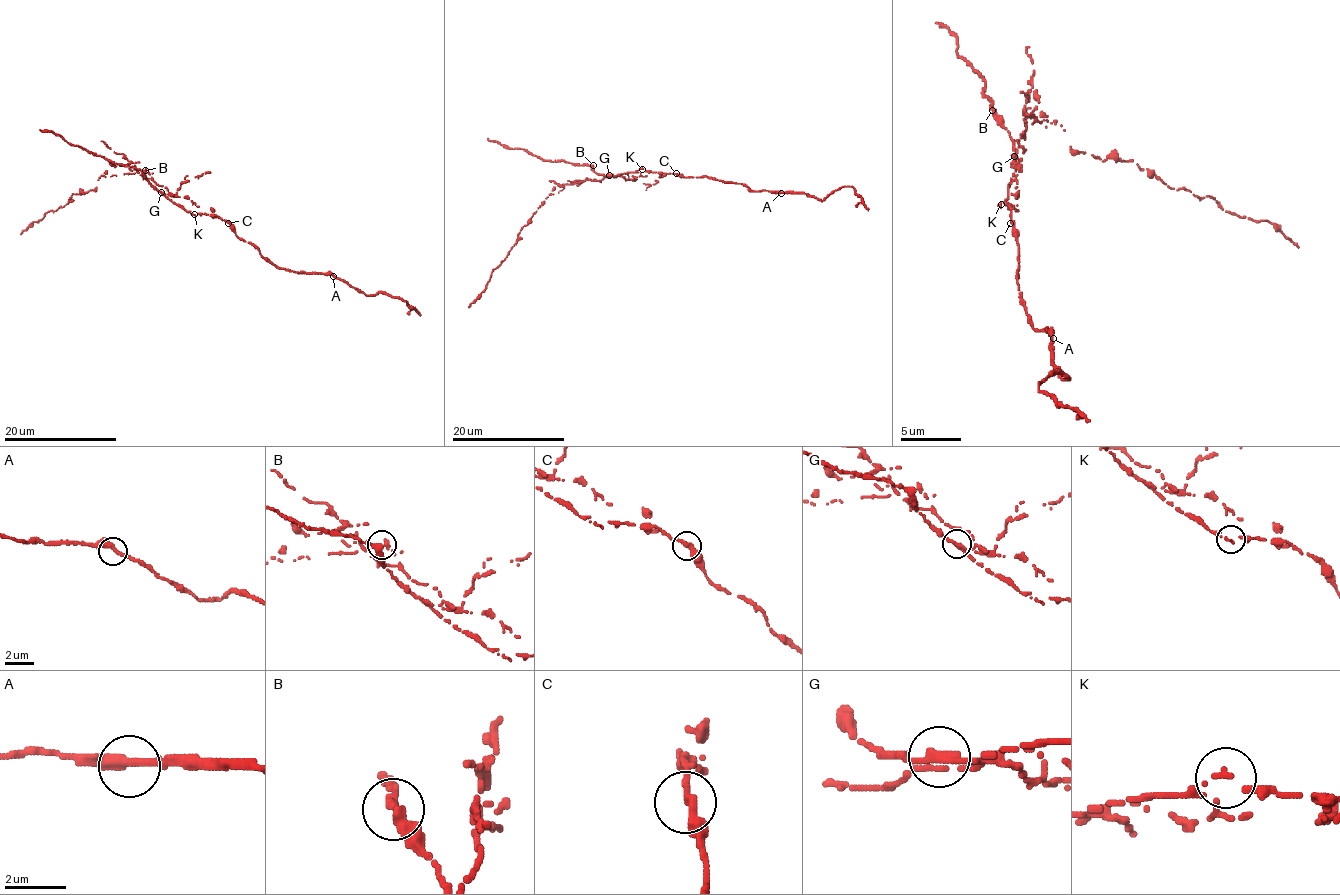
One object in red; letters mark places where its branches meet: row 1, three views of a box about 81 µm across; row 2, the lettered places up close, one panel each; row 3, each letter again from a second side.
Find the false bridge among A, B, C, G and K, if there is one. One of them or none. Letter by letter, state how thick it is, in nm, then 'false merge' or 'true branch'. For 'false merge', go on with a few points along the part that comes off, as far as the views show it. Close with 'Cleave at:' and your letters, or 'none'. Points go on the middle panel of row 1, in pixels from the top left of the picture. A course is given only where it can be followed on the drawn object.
A: calibre 320 nm; true branch
B: calibre 320 nm; true branch
C: calibre 320 nm; true branch
G: calibre 300 nm; false merge; course (609, 174), (617, 176), (584, 180), (559, 191), (552, 190), (468, 307)
K: calibre 200 nm; true branch
Cleave at: G

